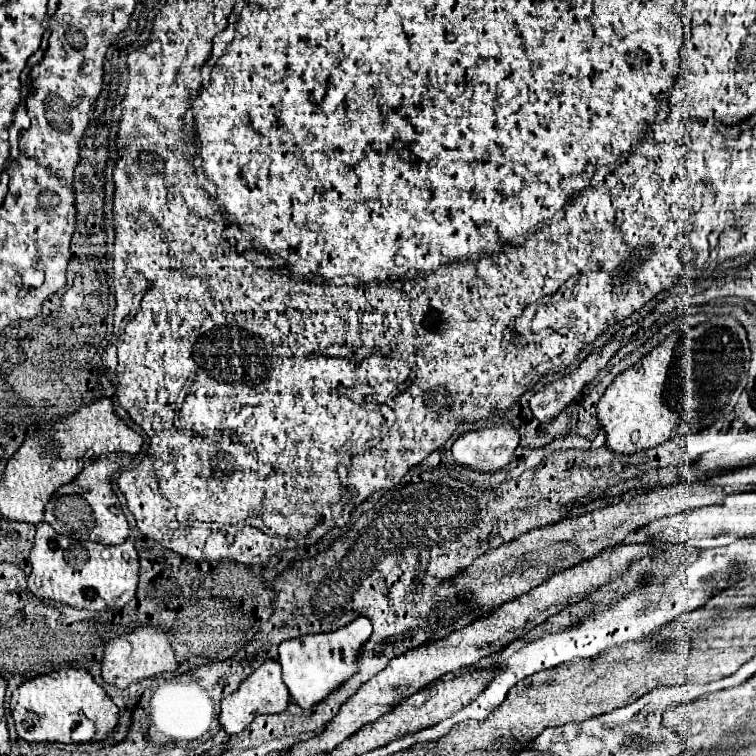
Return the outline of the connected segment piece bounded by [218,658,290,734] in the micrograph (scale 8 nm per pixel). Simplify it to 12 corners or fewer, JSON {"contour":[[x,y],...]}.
{"contour":[[266,658],[220,702],[220,724],[242,732],[290,704],[280,664]]}

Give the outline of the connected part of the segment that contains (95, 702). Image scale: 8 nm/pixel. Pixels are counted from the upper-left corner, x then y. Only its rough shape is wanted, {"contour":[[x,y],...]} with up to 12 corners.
{"contour":[[88,670],[26,678],[10,714],[28,742],[70,742],[80,714],[98,738],[118,706]]}

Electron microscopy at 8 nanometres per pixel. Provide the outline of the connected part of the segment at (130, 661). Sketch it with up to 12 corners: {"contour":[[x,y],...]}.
{"contour":[[138,626],[104,644],[102,678],[118,688],[178,668],[168,634]]}

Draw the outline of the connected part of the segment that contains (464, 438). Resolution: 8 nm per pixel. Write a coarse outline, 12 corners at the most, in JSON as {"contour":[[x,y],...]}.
{"contour":[[512,422],[462,432],[454,462],[504,468],[520,442]]}

